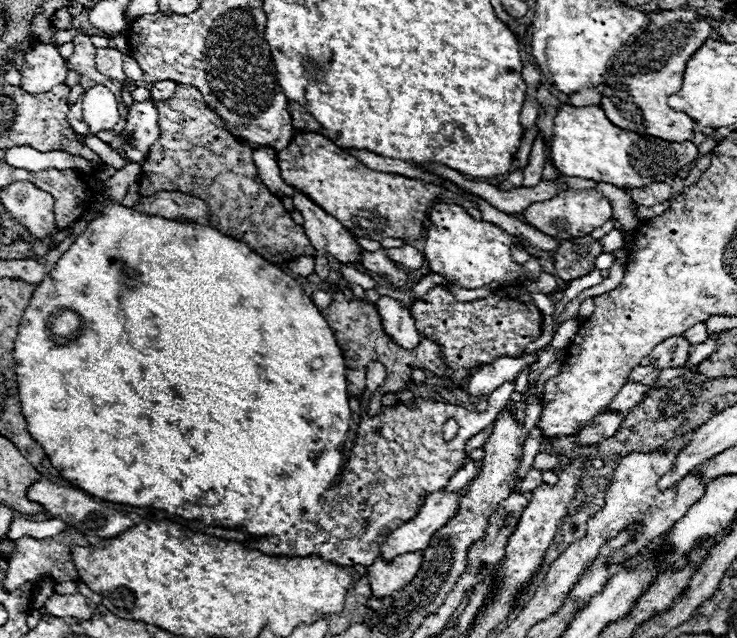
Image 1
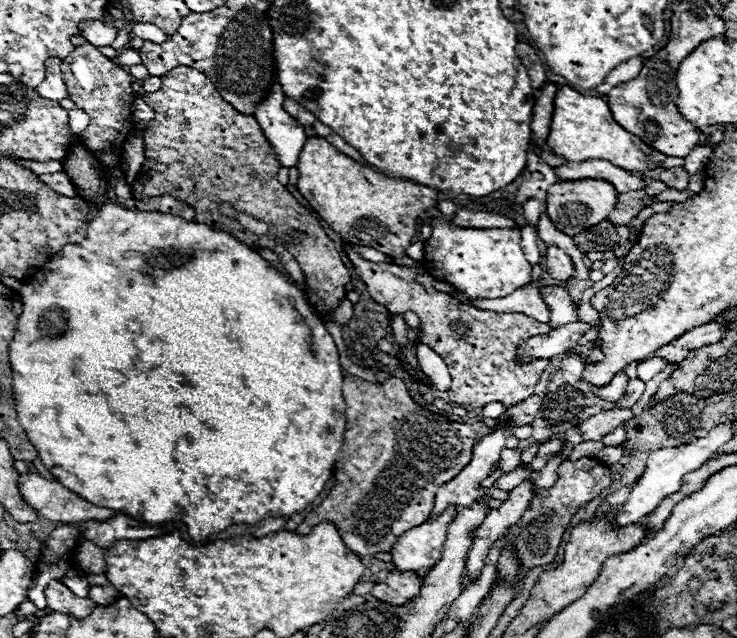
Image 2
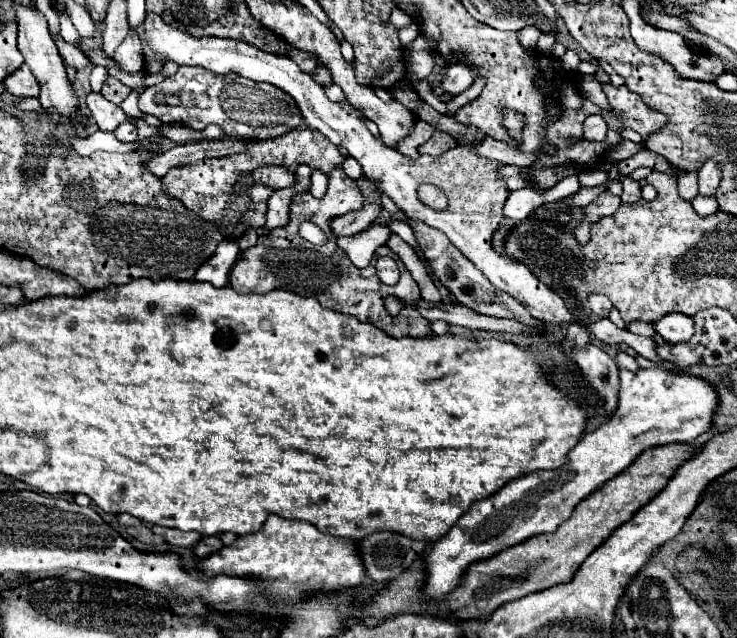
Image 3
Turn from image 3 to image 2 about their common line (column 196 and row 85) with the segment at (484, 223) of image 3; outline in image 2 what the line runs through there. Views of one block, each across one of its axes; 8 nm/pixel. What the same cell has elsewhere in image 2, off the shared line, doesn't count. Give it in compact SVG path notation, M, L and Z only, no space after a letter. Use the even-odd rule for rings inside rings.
M46 60L46 80L40 86L36 86L36 92L54 102L68 98L68 90L60 70L60 60Z

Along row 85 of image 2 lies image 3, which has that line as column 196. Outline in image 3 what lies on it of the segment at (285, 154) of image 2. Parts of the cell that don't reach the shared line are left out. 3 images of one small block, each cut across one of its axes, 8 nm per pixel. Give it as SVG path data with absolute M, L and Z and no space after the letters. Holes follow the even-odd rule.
M222 240L214 252L214 256L202 264L194 276L194 280L200 280L200 282L210 282L212 286L220 288L220 286L226 286L228 284L228 276L230 276L230 270L232 266L236 264L238 260L238 244L234 240Z

